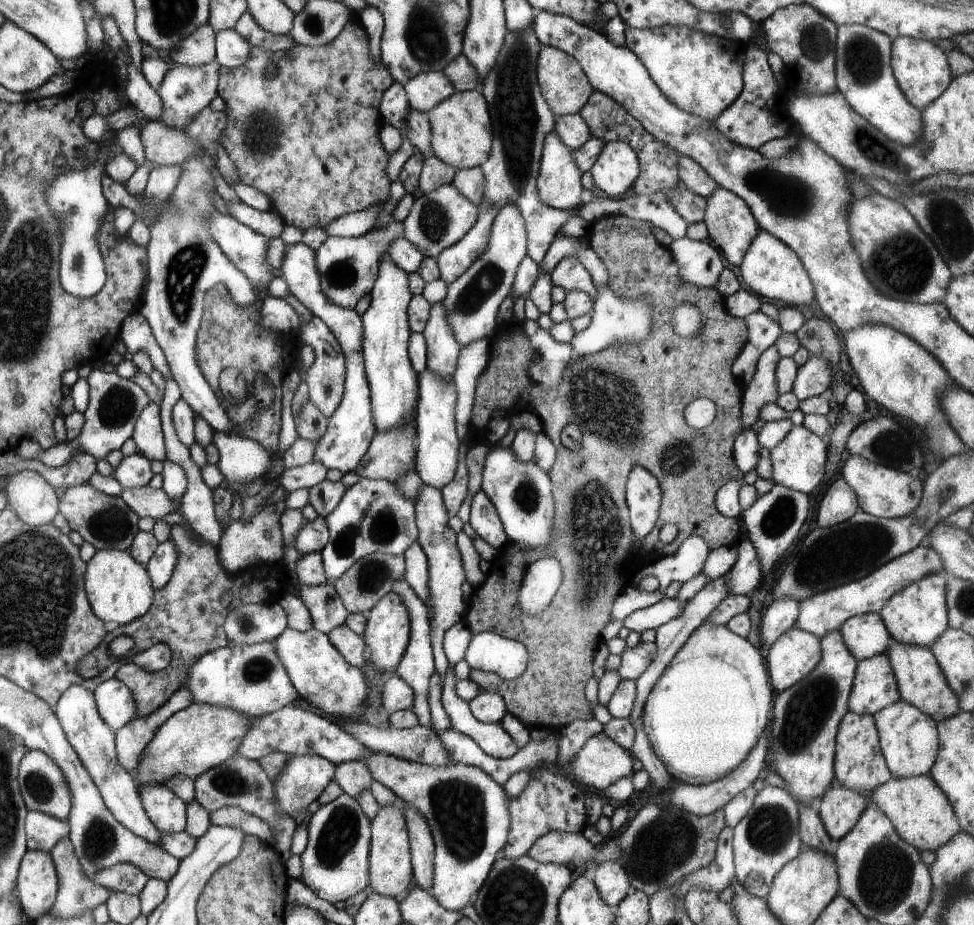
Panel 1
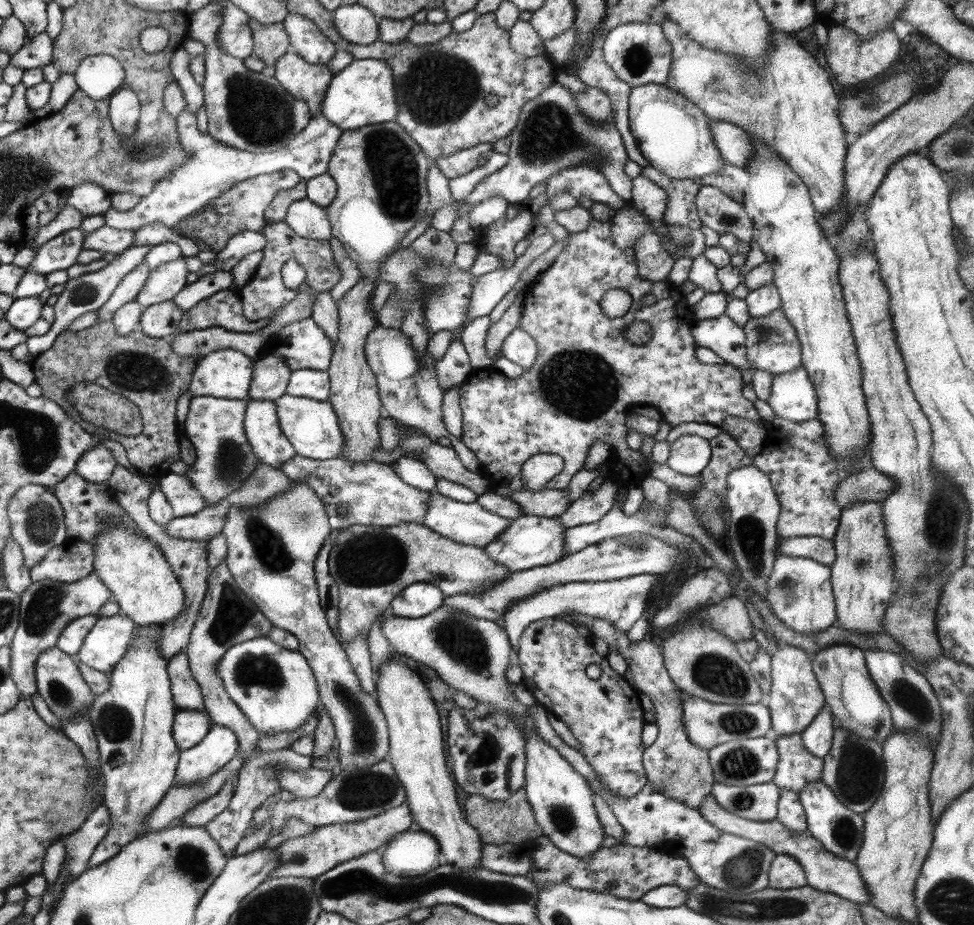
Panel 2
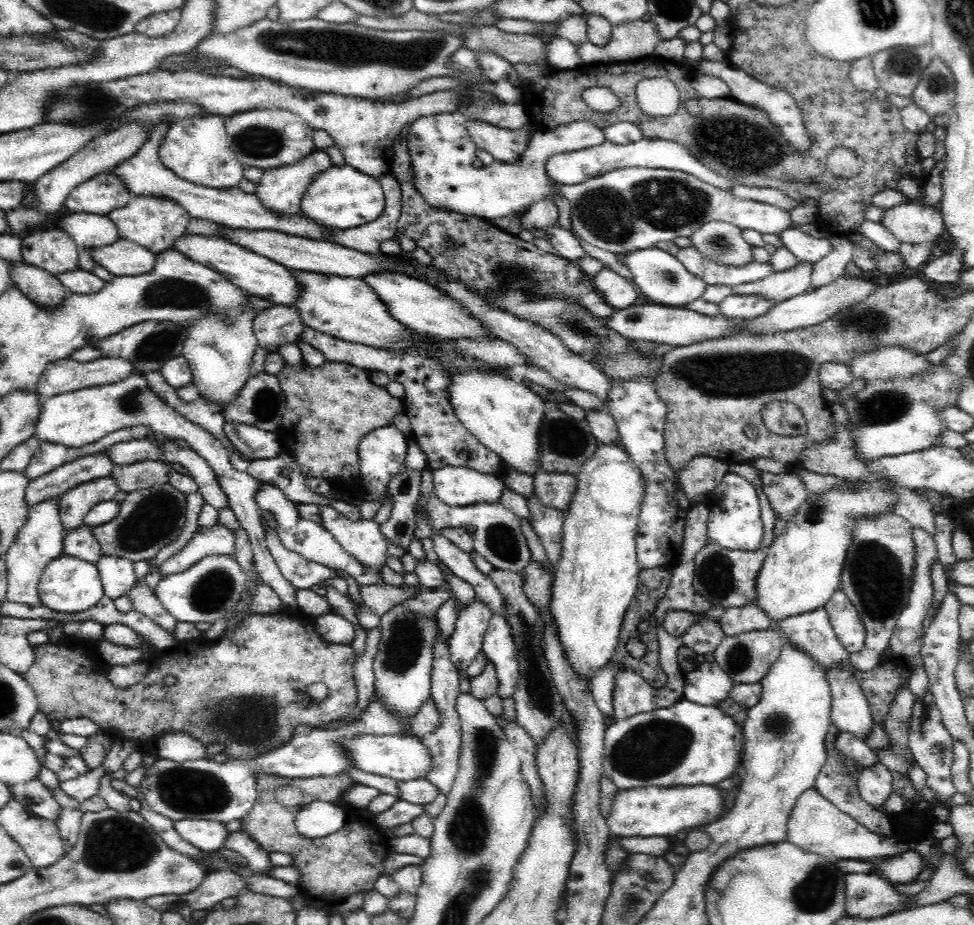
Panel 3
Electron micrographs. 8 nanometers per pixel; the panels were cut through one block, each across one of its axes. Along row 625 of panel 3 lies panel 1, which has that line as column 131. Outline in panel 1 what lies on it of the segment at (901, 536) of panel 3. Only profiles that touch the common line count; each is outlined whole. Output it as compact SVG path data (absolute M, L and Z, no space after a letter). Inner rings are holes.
M113 864L111 868L95 872L89 880L111 890L111 894L125 892L129 896L139 896L139 892L147 886L149 876L141 870L139 864Z

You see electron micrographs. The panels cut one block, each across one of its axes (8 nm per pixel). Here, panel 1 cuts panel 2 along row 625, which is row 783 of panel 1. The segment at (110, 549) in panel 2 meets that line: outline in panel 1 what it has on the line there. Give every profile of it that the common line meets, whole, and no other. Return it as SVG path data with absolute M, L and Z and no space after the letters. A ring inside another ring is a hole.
M189 704L165 720L153 740L143 748L139 766L133 770L137 788L143 790L151 786L163 786L165 782L173 780L173 776L189 776L195 780L209 768L229 760L237 752L237 746L241 744L241 738L249 726L251 720L235 710L229 712L227 708L219 706Z

